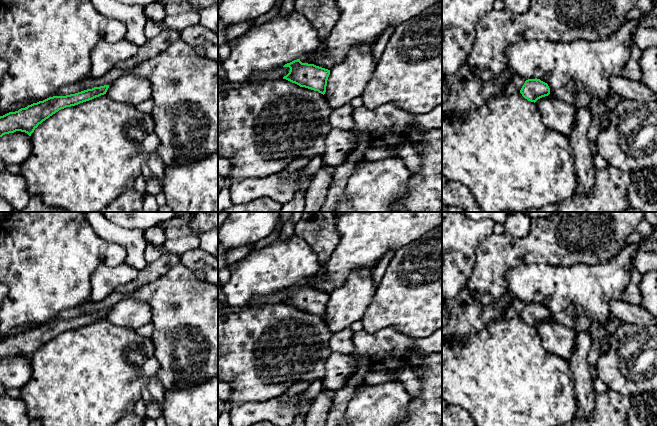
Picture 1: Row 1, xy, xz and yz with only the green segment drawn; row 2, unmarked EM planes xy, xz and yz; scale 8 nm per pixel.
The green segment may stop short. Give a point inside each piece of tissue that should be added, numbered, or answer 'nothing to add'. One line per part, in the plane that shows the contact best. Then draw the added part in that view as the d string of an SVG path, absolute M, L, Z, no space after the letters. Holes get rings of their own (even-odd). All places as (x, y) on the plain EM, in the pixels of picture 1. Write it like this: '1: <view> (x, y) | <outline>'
nothing to add

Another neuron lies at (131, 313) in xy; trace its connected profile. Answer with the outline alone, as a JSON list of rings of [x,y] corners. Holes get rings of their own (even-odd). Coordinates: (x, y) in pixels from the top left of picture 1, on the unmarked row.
[[[125,298],[109,310],[106,318],[114,325],[137,330],[151,322],[152,311],[147,302]]]

